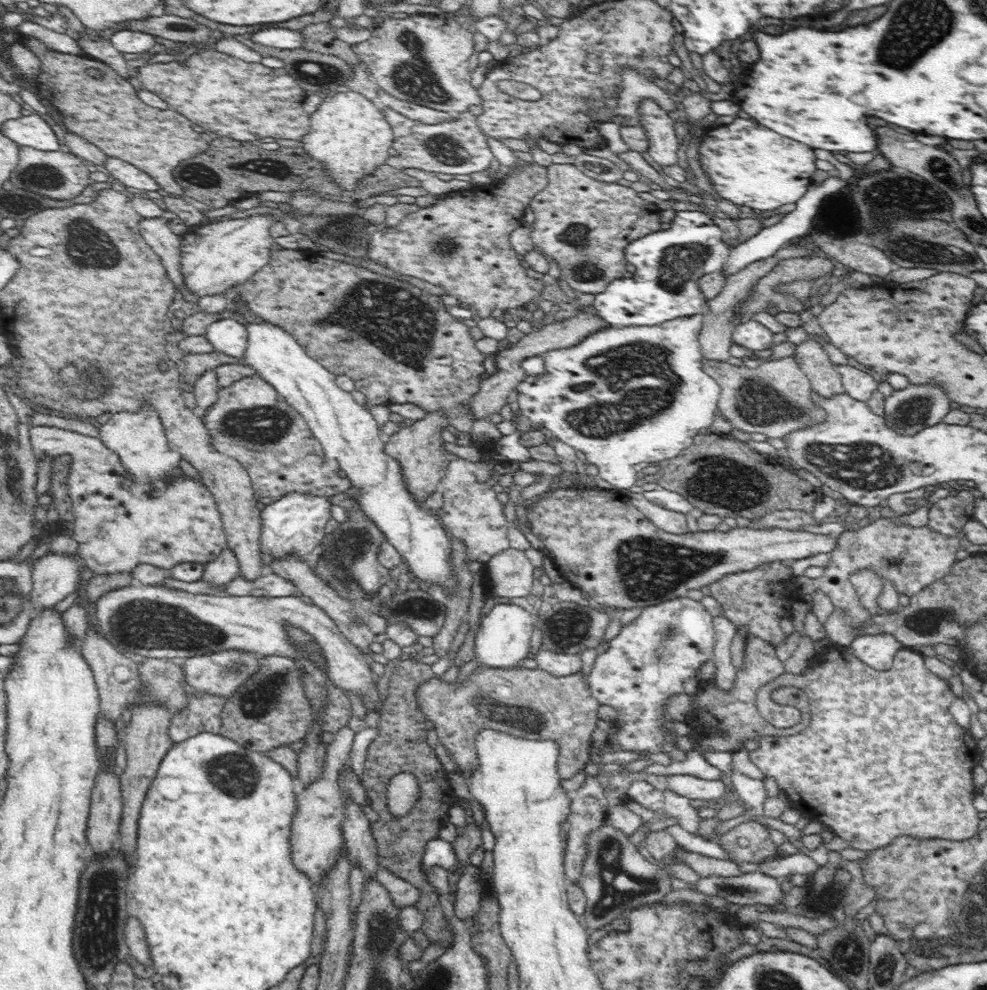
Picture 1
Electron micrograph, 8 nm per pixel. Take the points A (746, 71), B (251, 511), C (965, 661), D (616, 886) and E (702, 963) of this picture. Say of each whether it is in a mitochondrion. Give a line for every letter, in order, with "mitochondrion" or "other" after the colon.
A: other
B: other
C: other
D: mitochondrion
E: other

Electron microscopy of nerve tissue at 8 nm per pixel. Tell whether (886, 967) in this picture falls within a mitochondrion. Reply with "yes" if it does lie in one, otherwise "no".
yes

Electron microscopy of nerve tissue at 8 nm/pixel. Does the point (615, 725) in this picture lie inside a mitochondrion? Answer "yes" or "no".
no

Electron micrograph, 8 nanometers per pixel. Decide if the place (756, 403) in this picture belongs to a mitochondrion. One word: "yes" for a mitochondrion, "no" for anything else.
yes

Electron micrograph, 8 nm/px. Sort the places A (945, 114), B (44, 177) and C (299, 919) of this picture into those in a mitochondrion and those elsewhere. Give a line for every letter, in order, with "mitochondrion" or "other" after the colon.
A: other
B: mitochondrion
C: other

